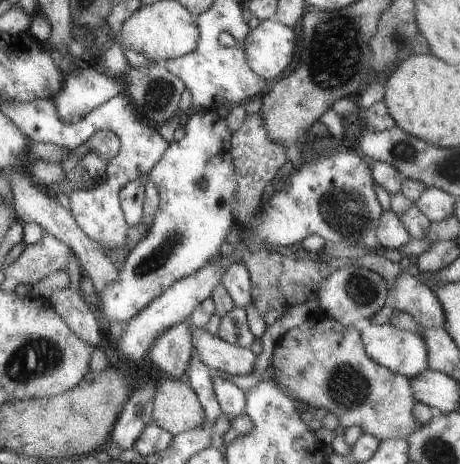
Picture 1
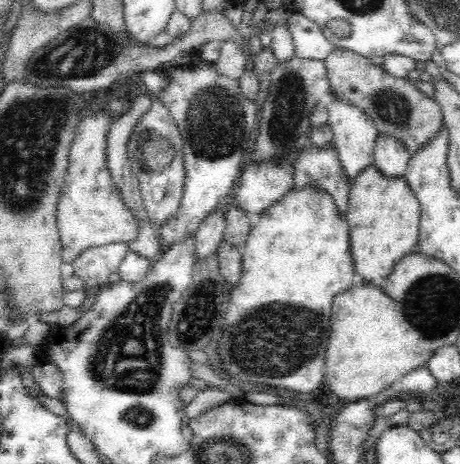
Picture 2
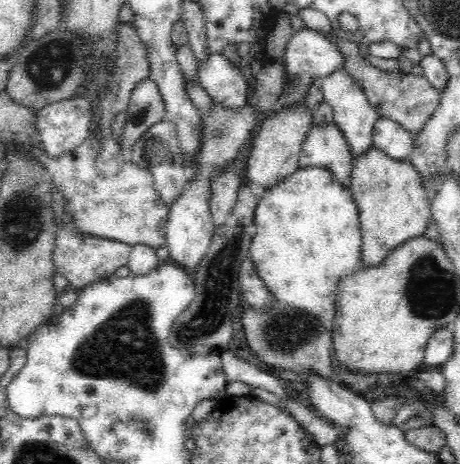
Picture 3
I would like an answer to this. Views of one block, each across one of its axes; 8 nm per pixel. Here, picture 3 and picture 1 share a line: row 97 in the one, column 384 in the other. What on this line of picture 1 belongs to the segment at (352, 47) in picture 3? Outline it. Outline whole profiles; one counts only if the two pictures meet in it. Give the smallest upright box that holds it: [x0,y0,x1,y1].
[271,316,431,442]

